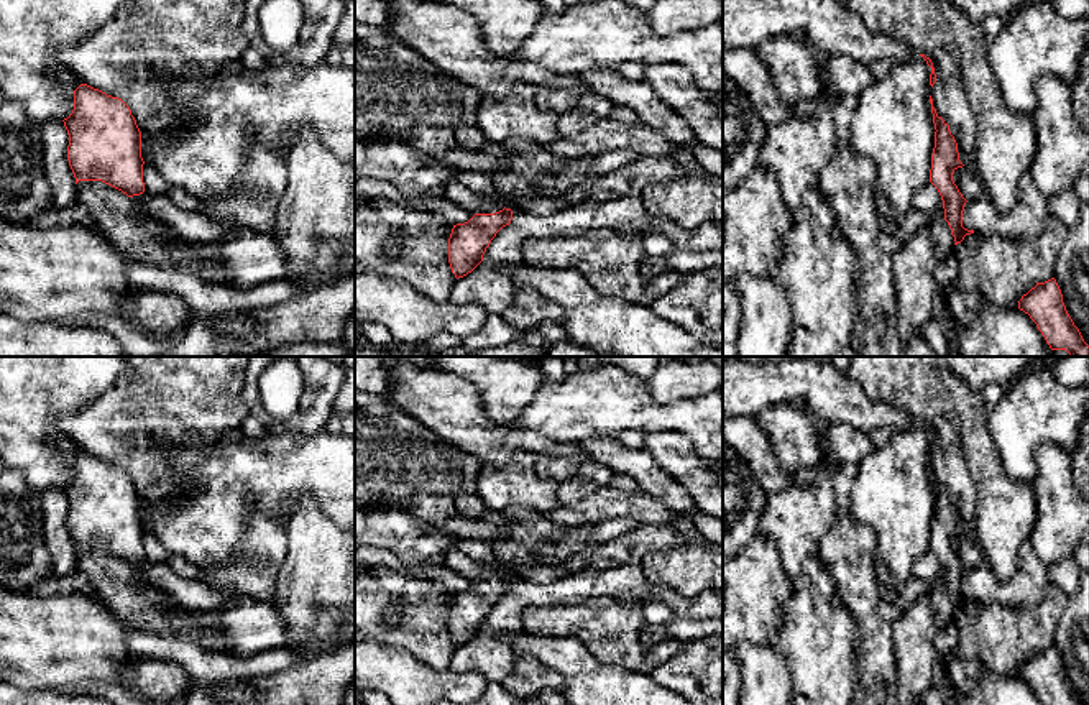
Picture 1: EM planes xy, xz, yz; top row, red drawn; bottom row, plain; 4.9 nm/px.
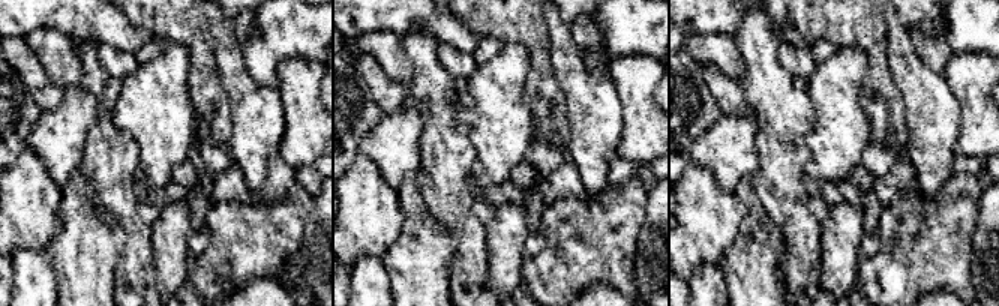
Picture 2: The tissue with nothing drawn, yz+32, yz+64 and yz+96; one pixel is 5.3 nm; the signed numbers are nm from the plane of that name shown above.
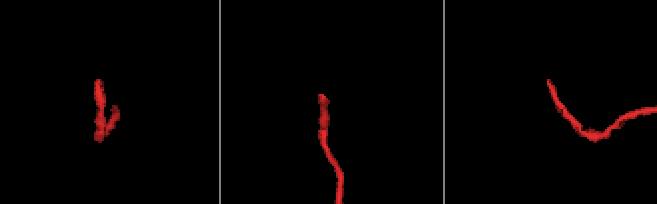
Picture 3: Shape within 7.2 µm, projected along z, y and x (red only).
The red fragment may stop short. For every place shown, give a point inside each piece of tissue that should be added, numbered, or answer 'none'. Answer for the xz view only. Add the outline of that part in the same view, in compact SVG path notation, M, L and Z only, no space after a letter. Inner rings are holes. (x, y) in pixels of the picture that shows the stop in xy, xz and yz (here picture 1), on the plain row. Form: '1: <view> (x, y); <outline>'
none

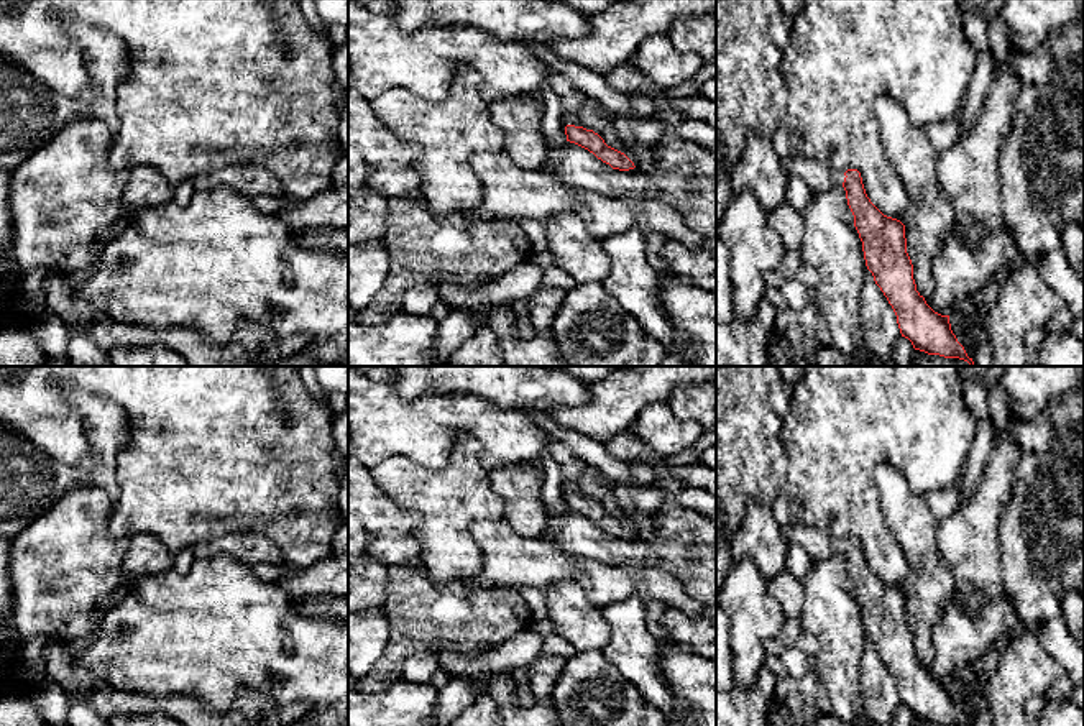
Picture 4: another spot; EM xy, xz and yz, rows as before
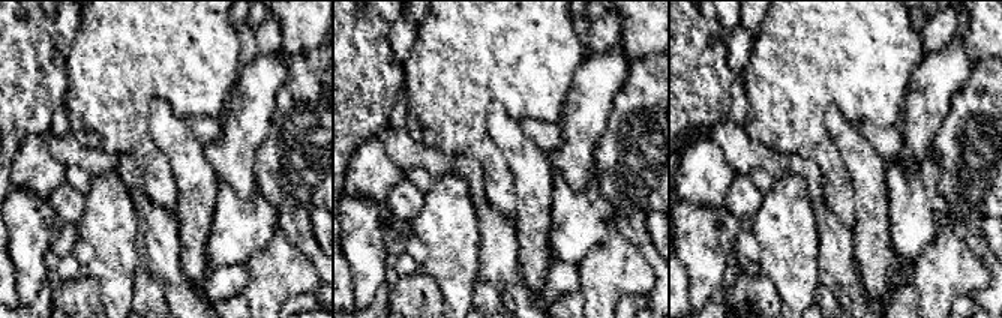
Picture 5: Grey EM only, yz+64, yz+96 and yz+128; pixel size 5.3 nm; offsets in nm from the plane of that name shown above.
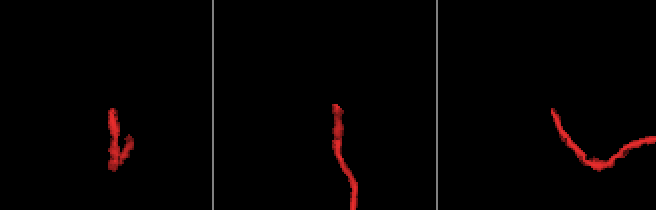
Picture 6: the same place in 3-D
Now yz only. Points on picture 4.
1: yz (820, 546); M803 522L780 526L782 535L788 544L802 545L813 560L828 560L833 555L843 554L844 540L824 534Z

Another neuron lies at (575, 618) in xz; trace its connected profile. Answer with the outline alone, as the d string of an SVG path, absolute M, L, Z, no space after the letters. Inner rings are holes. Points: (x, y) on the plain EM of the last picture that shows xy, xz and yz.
M560 581L544 588L549 619L555 632L578 652L601 650L611 637L611 627L576 581Z

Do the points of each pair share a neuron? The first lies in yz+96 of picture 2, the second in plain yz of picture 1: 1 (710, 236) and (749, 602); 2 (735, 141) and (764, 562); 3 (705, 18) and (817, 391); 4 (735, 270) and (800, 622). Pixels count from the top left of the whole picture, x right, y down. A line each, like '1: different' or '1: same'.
1: same
2: different
3: same
4: same

